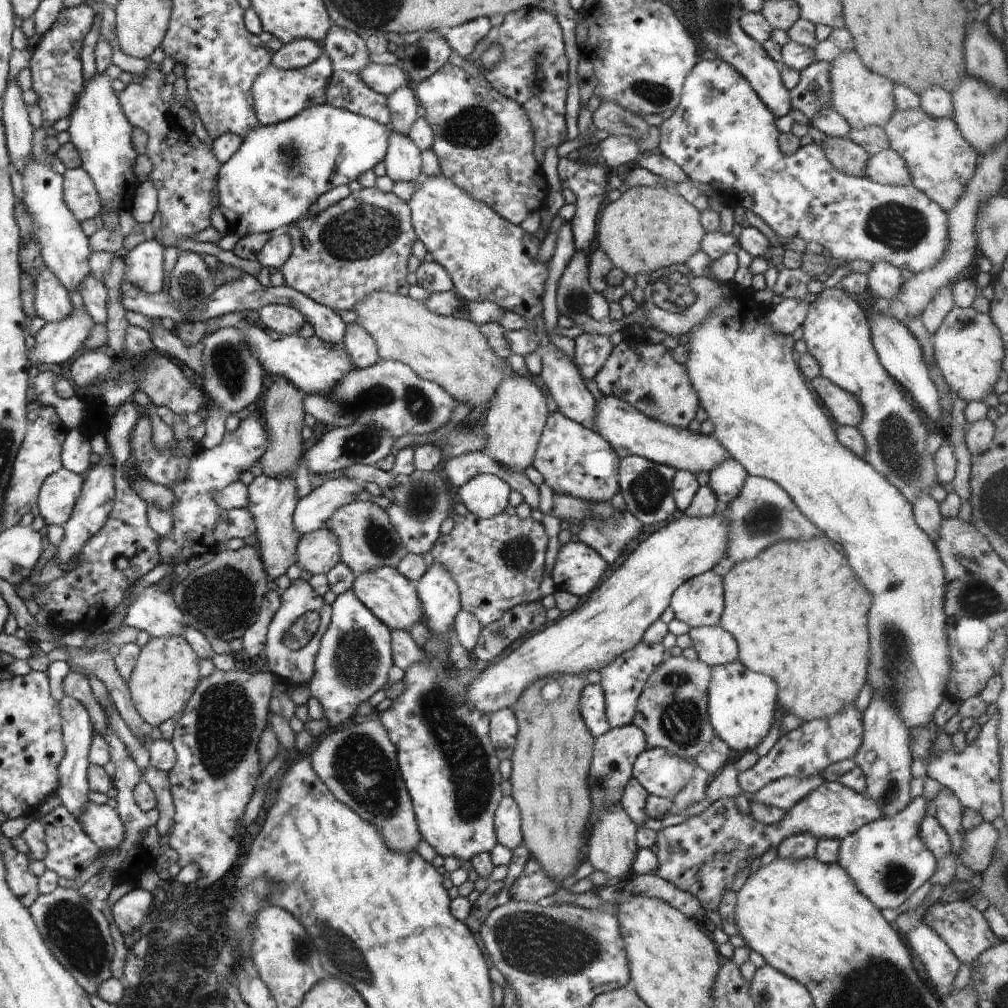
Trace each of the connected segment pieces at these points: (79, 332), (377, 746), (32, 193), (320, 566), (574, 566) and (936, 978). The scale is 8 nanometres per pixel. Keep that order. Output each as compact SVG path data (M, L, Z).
M75 310L66 321L46 323L34 334L35 346L28 349L28 358L36 367L66 362L80 350L93 326L91 316L80 310Z
M379 720L362 724L352 721L346 728L330 731L309 757L314 772L336 800L356 812L362 820L373 824L392 852L408 854L416 851L422 835L411 796L399 769L396 747Z
M33 156L27 165L27 169L18 175L18 182L21 193L20 198L24 200L24 204L26 204L31 215L34 224L34 235L39 238L41 255L43 256L46 268L54 273L54 276L63 283L67 291L74 290L74 292L79 292L79 290L83 288L83 283L87 280L88 274L90 274L90 250L88 250L88 238L82 234L80 221L76 222L76 220L74 220L75 215L72 214L71 209L67 206L67 203L64 202L63 175L39 163Z
M322 527L300 537L297 542L297 564L310 574L326 574L341 562L339 542L335 532Z
M569 541L559 548L551 571L555 590L584 596L602 582L606 568L607 562L591 546Z
M921 922L907 935L910 952L920 958L926 968L927 979L940 992L947 992L961 962L950 947L928 925Z

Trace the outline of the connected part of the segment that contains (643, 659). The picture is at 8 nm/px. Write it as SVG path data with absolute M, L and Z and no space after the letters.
M642 641L632 650L617 656L610 664L600 670L602 674L600 684L604 689L606 701L605 711L611 728L632 724L637 700L643 691L645 682L650 678L652 672L670 657L670 650L665 648L662 643L648 644Z

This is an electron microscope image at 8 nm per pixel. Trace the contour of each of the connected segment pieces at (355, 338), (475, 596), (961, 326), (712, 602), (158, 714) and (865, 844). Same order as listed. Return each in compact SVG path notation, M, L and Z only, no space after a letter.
M360 323L347 324L343 343L356 368L372 366L381 359L376 341Z
M500 513L495 517L483 519L475 514L466 516L456 514L453 517L454 528L446 535L441 534L431 548L433 560L445 566L455 578L460 591L461 608L474 614L486 626L497 621L507 610L516 605L540 601L540 583L544 571L548 535L540 522L532 517L521 520L518 516Z
M955 306L941 322L932 341L936 366L956 398L968 403L984 402L986 395L994 393L994 385L1004 377L1005 342L990 313Z
M710 569L686 580L673 592L669 606L674 610L675 618L688 623L689 627L718 625L725 607L723 577Z
M182 635L152 637L144 646L127 684L134 706L146 727L159 726L185 709L188 699L201 680L199 662L199 656Z
M918 795L894 818L869 822L840 841L837 863L880 910L898 908L935 873L936 859L919 835L927 805L924 795Z

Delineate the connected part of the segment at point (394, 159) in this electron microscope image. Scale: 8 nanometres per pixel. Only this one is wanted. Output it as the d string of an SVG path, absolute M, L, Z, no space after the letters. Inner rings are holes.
M390 128L388 148L383 162L393 182L412 182L422 177L421 150L409 139Z

